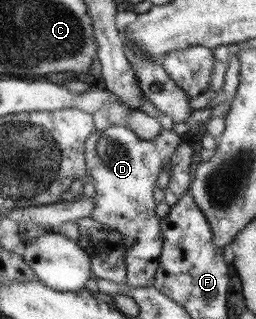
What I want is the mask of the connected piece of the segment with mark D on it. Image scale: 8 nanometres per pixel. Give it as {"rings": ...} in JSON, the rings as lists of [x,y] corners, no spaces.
{"rings":[[[111,124],[105,131],[95,130],[85,142],[86,173],[92,177],[96,192],[96,207],[90,217],[122,234],[126,248],[126,284],[129,287],[154,283],[164,245],[154,189],[158,175],[184,141],[185,138],[168,129],[162,129],[151,141],[142,141],[128,127]]]}

